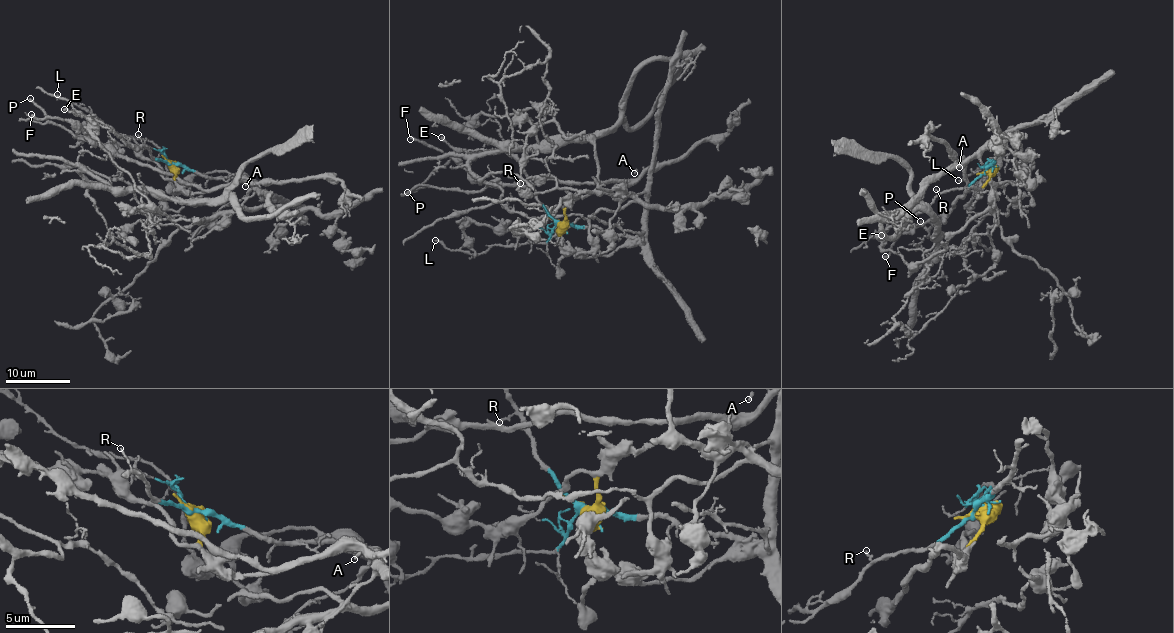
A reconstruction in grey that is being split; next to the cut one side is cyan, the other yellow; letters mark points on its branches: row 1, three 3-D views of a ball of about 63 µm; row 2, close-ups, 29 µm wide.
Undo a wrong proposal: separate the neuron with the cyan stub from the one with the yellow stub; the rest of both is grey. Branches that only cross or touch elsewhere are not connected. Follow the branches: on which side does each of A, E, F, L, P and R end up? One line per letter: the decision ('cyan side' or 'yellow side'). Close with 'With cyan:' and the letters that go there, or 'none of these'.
A: yellow side
E: cyan side
F: yellow side
L: cyan side
P: yellow side
R: cyan side
With cyan: E, L, R

